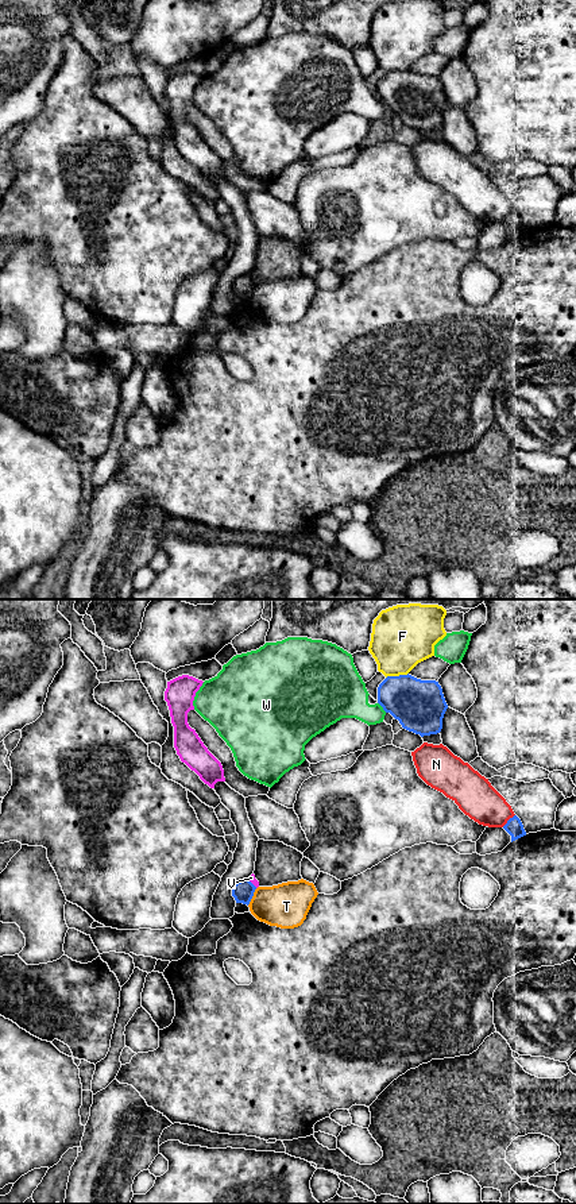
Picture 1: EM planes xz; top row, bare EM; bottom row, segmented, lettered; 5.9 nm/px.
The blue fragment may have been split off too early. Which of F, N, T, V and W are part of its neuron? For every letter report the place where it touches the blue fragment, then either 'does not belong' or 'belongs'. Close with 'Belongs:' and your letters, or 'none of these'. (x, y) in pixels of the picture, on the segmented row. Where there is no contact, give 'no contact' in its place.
F: xz (397, 676) | does not belong
N: xz (507, 821) | does not belong
T: xz (252, 895) | does not belong
V: xz (251, 883) | does not belong
W: xz (382, 706) | does not belong
Belongs: none of these

